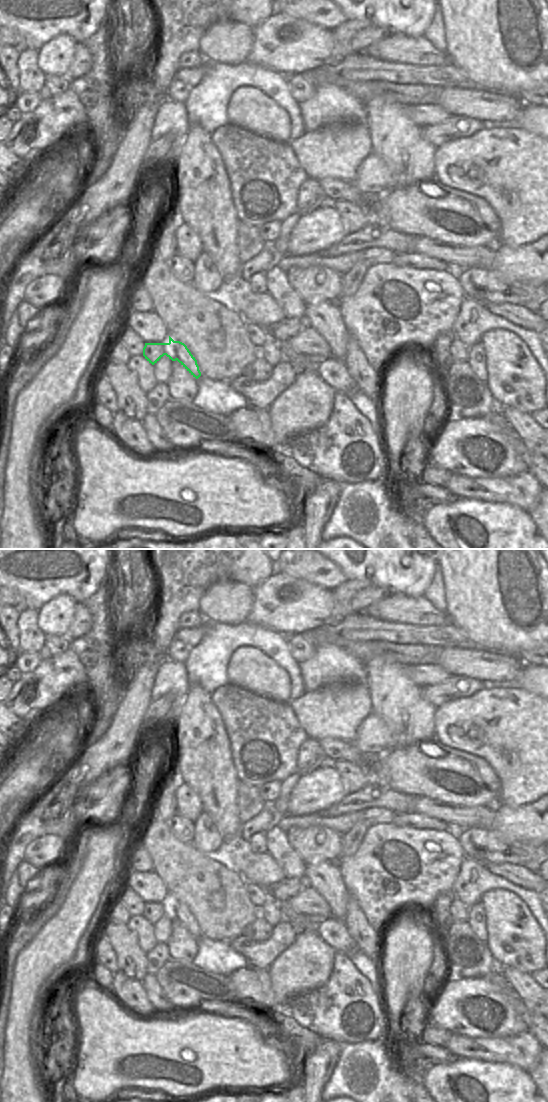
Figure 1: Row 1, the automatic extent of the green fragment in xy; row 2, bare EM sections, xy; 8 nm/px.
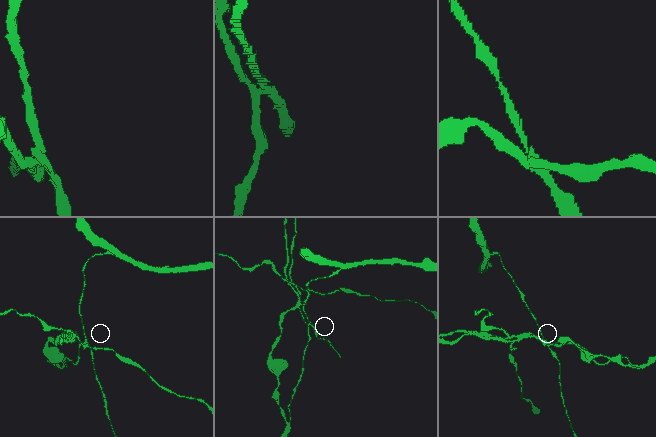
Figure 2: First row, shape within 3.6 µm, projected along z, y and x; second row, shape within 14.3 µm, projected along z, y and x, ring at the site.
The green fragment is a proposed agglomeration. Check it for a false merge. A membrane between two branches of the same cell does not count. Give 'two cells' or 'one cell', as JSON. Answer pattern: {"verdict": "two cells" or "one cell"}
{"verdict": "two cells"}

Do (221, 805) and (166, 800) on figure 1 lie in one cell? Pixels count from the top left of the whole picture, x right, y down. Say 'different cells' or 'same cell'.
different cells

